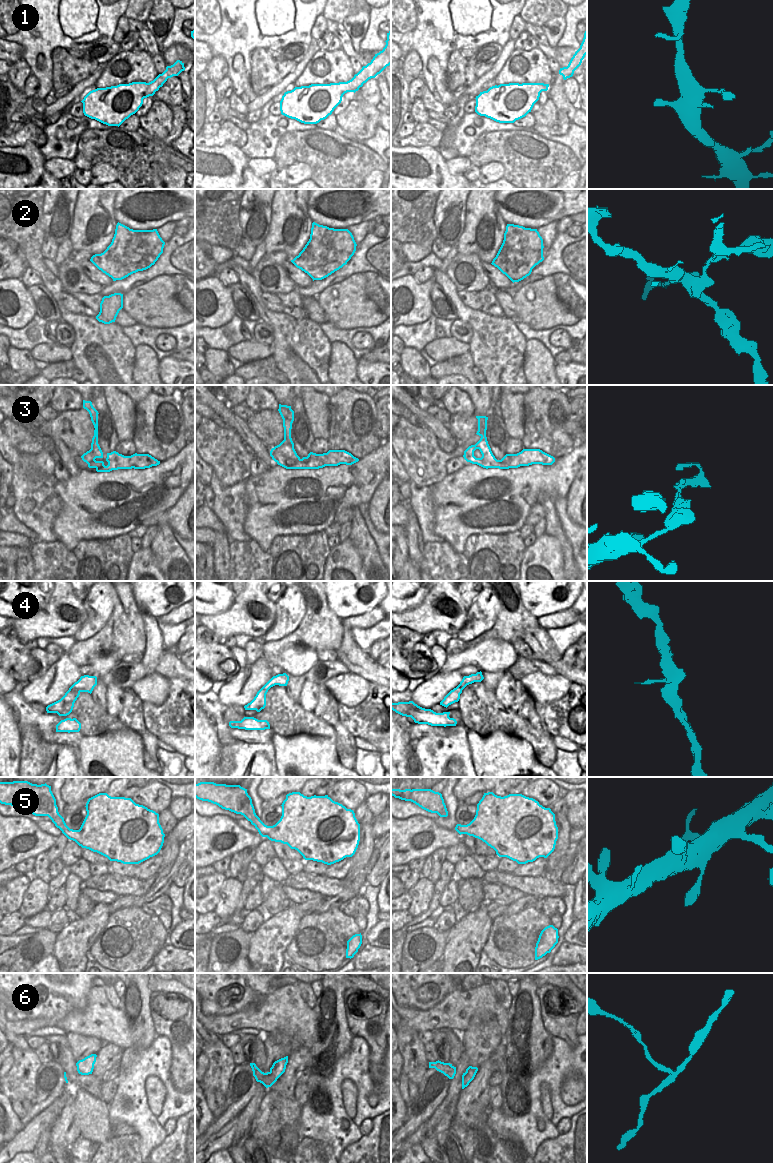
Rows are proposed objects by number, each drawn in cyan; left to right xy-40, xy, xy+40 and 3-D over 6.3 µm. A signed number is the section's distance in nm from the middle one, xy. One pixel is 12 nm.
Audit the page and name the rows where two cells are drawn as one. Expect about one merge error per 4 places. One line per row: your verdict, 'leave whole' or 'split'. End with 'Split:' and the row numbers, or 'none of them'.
1: leave whole
2: split
3: leave whole
4: leave whole
5: leave whole
6: split
Split: 2, 6

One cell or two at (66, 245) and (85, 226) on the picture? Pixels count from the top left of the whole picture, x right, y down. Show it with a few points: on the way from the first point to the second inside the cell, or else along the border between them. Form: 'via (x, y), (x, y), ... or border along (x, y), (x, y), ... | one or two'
border along (68, 238), (74, 250) | two

